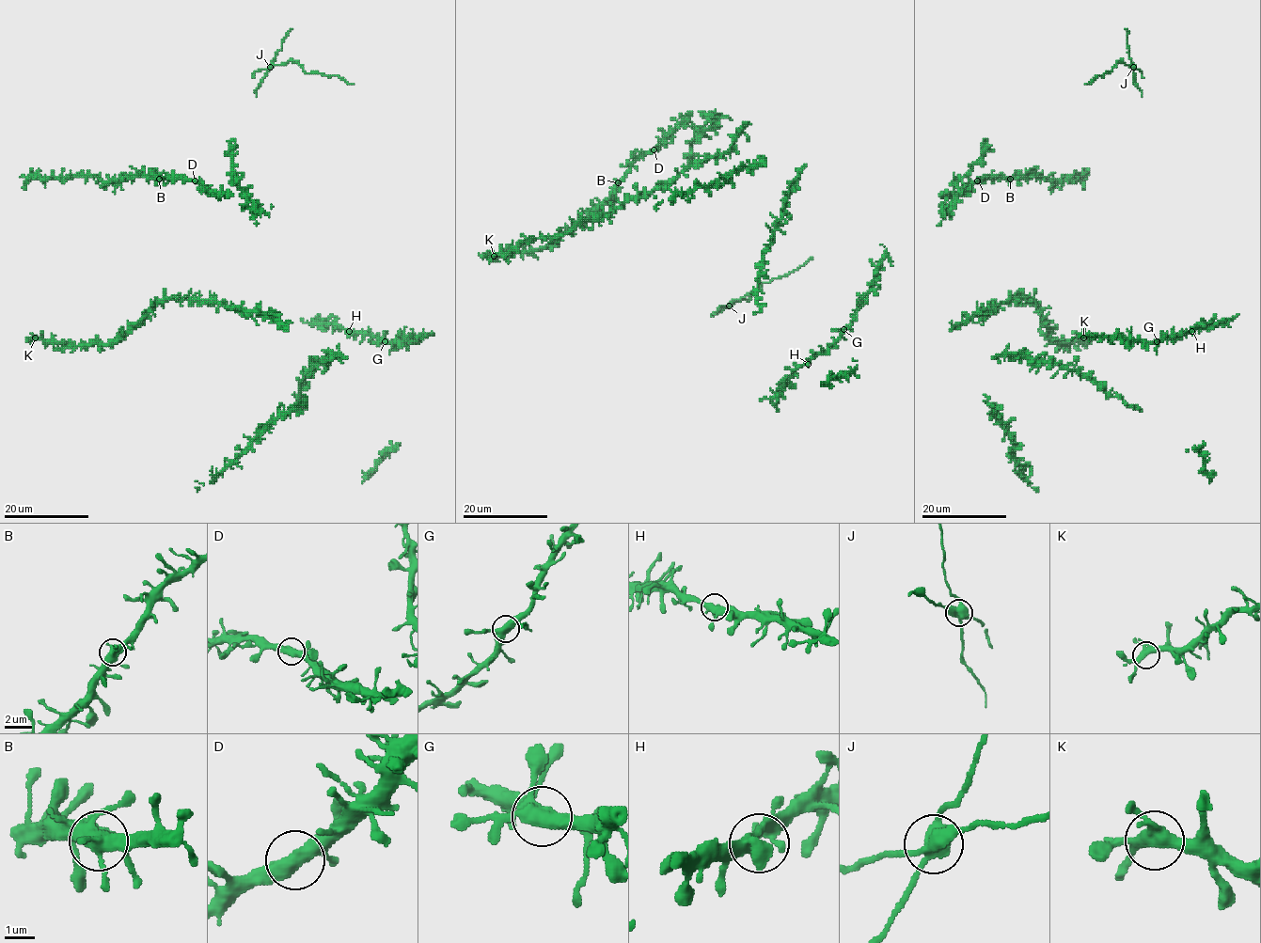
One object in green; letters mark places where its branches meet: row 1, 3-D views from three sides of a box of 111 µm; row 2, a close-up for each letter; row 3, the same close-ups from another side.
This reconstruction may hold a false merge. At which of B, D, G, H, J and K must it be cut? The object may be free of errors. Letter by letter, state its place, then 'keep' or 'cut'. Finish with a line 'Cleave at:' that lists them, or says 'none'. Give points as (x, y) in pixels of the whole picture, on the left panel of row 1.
B: place (159, 179); keep
D: place (195, 180); keep
G: place (385, 341); keep
H: place (349, 331); keep
J: place (270, 67); cut
K: place (35, 337); keep
Cleave at: J

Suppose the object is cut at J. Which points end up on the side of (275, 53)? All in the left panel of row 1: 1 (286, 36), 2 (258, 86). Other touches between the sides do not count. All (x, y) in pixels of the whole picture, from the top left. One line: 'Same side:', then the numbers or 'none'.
Same side: 1, 2

